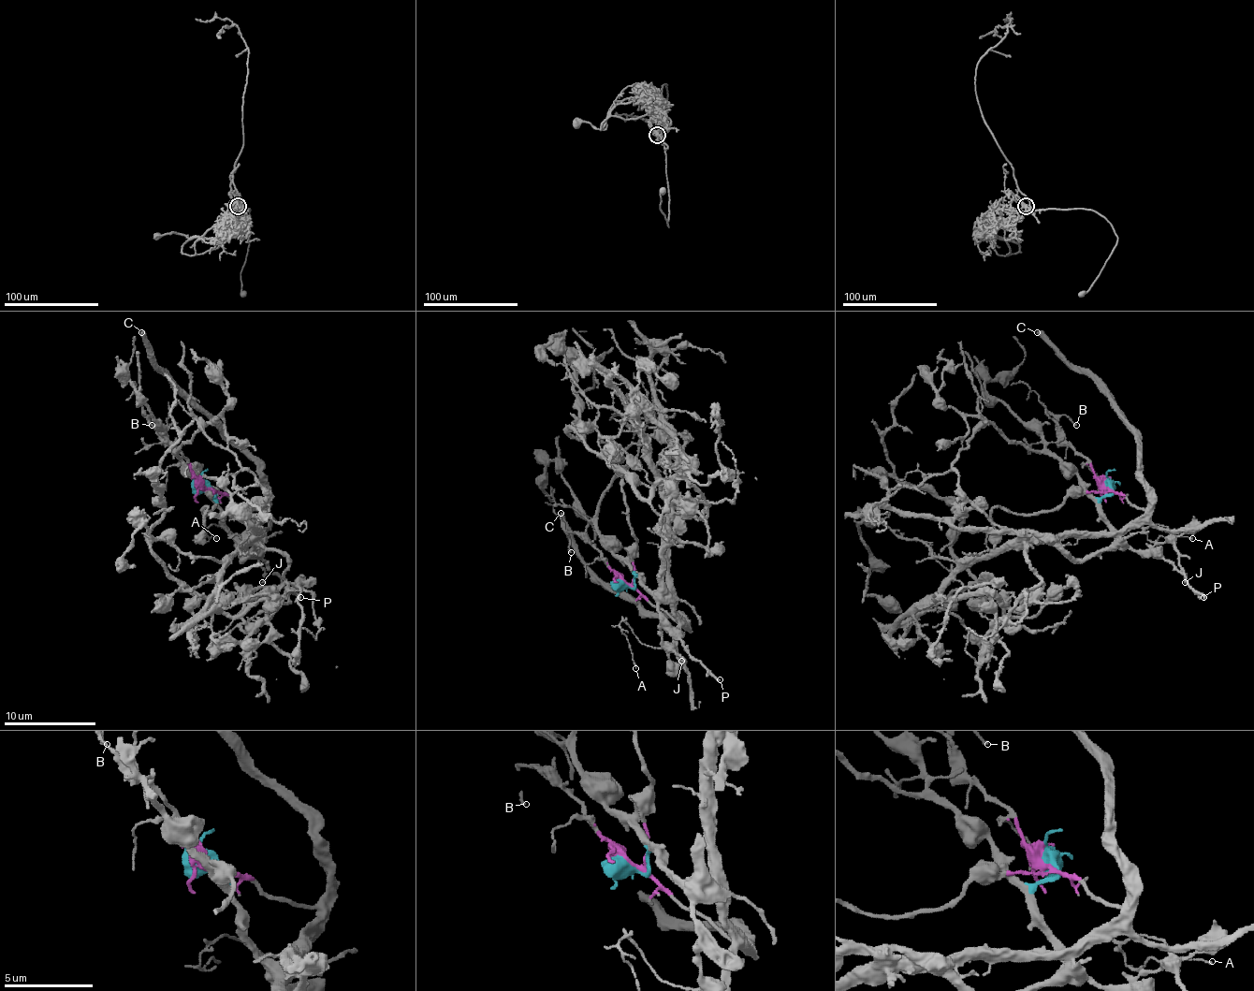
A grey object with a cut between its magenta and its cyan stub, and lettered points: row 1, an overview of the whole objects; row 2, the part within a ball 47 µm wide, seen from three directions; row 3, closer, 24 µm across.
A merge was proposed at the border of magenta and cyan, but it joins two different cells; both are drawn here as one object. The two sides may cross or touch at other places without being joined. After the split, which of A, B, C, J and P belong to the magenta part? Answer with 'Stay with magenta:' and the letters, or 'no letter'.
Stay with magenta: A, B, C, J

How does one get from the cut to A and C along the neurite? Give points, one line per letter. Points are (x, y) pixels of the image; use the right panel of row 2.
A: (1105, 486), (1144, 508), (1151, 519), (1172, 533), (1162, 524), (1151, 524), (1144, 531), (1146, 538), (1192, 538)
C: (1105, 486), (1140, 508), (1149, 503), (1140, 437), (1126, 423), (1116, 405), (1036, 331)

